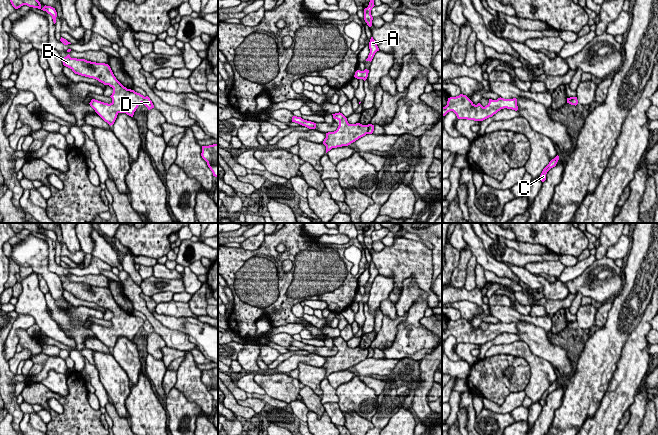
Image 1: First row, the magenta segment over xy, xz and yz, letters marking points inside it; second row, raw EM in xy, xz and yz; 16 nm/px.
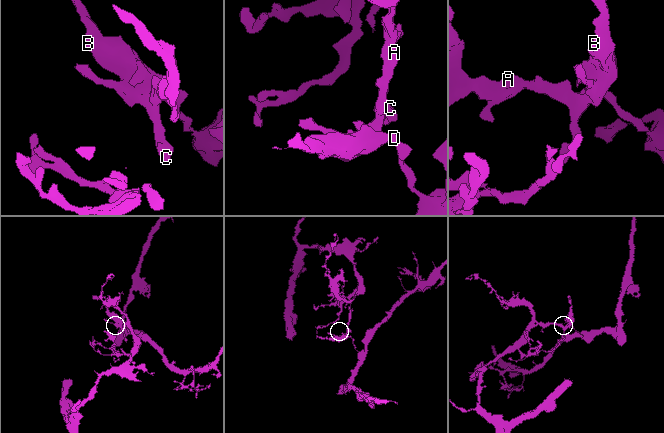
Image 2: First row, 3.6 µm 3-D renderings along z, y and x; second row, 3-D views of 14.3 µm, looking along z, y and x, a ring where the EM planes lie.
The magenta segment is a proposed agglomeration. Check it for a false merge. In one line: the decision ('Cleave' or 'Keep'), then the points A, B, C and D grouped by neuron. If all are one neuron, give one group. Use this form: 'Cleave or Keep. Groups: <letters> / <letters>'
Cleave. Groups: A B C / D

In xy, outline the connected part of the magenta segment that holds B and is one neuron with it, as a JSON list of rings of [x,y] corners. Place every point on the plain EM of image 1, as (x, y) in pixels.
[[[69,278],[62,282],[62,286],[75,298],[96,303],[113,312],[110,328],[95,323],[92,323],[89,327],[95,336],[110,350],[114,348],[119,337],[126,337],[133,341],[134,336],[144,324],[144,320],[140,317],[124,311],[116,303],[108,288],[71,282]]]

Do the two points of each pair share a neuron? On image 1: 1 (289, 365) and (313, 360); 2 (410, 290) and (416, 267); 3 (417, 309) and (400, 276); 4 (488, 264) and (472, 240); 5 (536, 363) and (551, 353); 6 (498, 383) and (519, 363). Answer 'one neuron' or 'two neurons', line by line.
1: one neuron
2: two neurons
3: two neurons
4: one neuron
5: two neurons
6: one neuron

